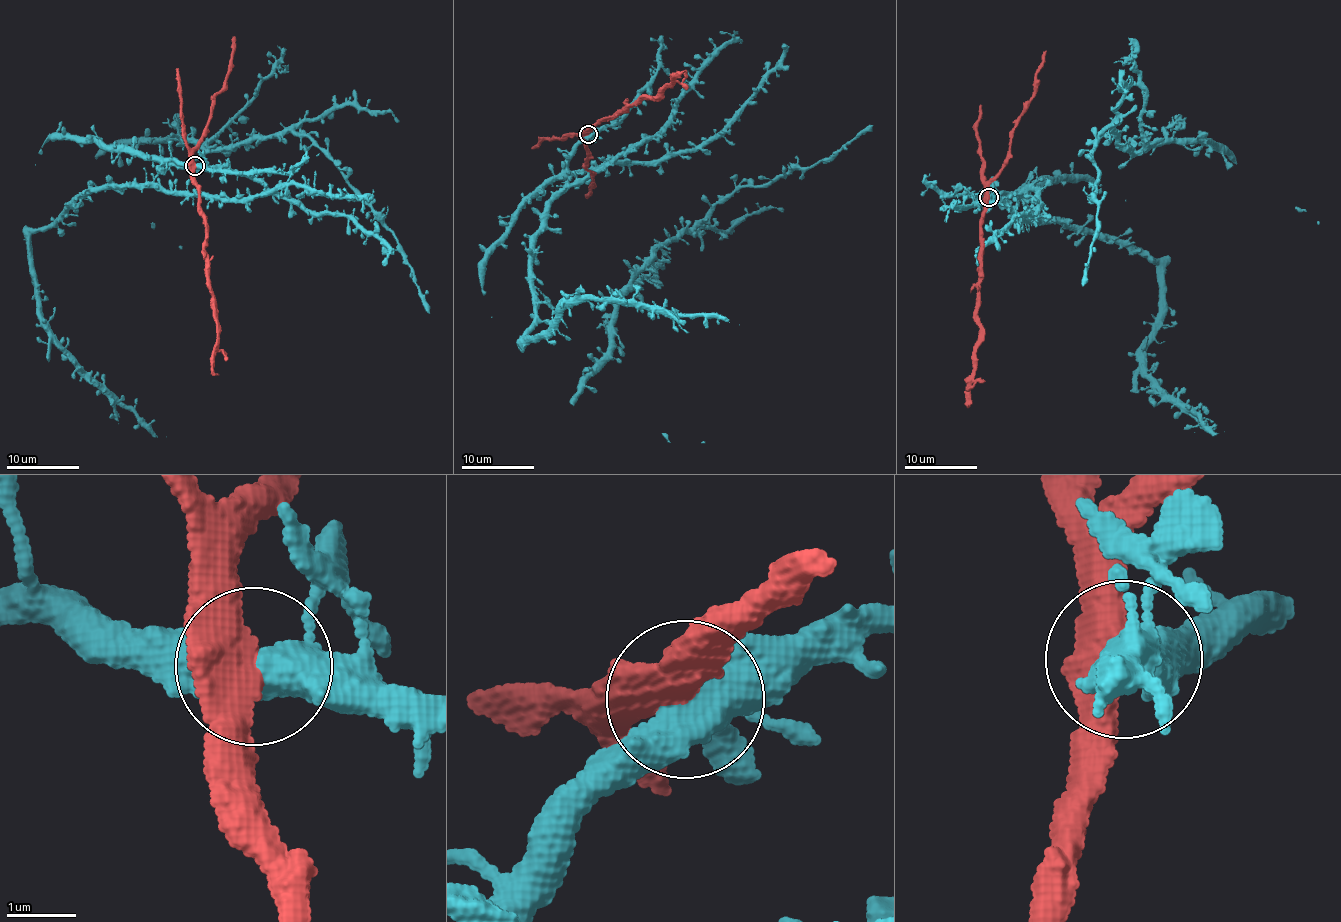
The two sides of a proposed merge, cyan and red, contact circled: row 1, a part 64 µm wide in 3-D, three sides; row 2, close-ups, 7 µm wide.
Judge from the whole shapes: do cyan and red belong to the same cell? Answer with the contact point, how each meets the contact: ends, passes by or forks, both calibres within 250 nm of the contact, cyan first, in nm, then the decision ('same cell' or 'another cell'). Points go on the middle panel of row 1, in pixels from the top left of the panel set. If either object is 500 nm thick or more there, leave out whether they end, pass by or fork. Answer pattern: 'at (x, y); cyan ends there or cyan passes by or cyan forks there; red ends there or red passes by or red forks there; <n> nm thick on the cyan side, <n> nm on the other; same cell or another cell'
at (588, 134); cyan forks there; red passes by; 440 nm thick on the cyan side, 480 nm on the other; another cell

